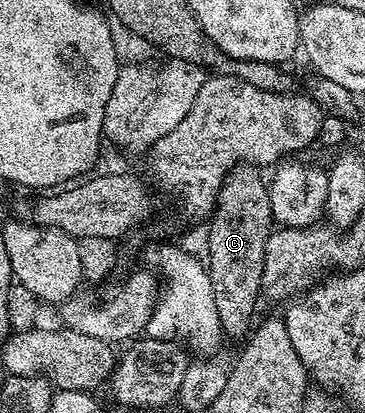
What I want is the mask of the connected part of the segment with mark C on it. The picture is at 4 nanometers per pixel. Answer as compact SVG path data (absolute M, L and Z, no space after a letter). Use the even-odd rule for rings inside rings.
M252 164L236 165L222 183L214 210L208 217L210 229L206 232L204 263L206 273L212 278L216 314L220 314L222 335L227 341L241 341L251 331L250 319L254 316L262 287L264 246L272 231L272 217L270 190L258 172L261 171Z

